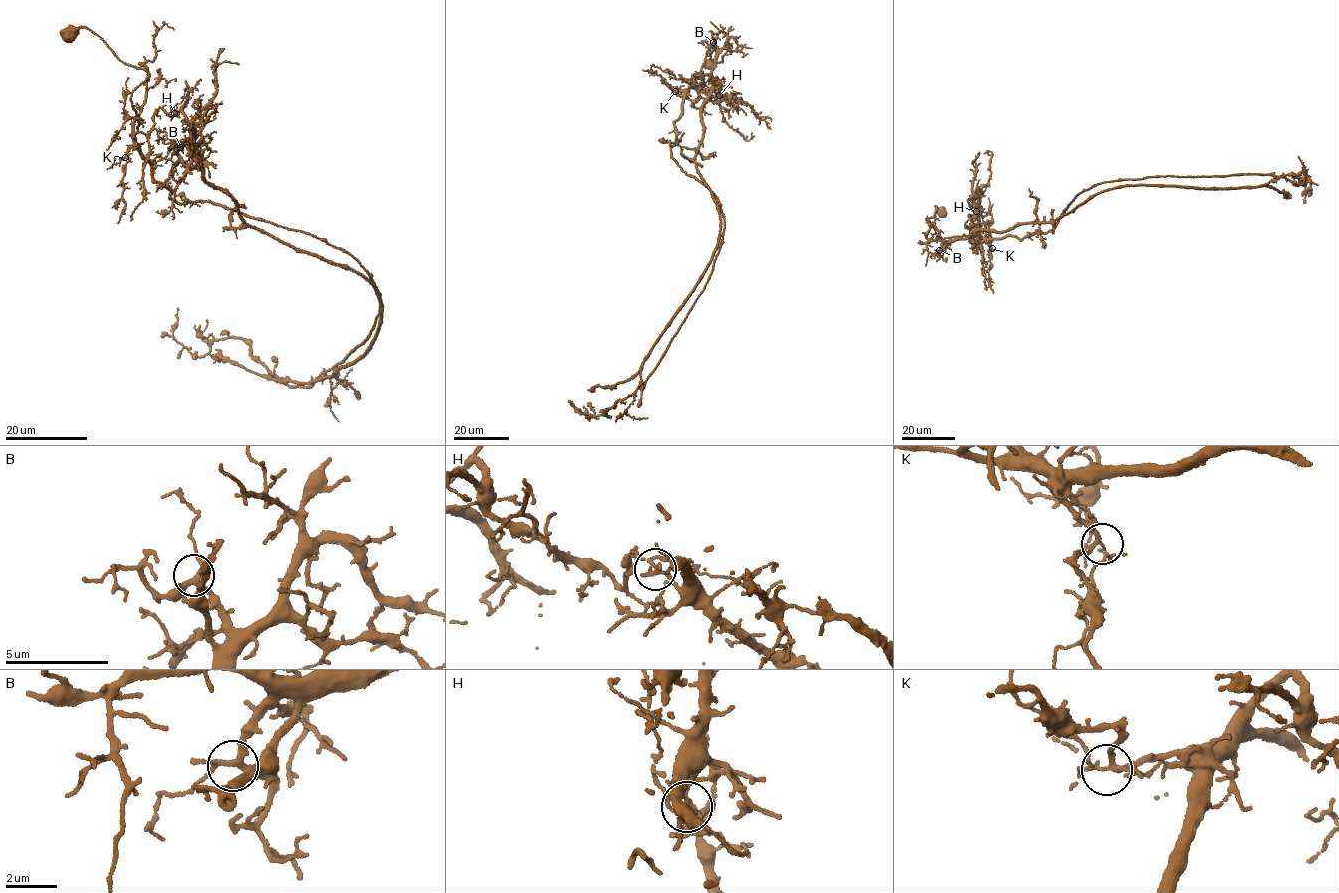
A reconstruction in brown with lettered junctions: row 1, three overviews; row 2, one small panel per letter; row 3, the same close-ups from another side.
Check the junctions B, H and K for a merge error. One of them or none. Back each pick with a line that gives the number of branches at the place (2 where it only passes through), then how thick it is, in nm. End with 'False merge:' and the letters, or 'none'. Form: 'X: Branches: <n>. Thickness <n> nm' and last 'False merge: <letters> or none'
H: Branches: 4. Thickness 150 nm
False merge: H

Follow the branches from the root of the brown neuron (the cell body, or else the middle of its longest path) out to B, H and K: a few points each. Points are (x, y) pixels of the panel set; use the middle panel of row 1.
B: (709, 65), (722, 62), (731, 46), (709, 49), (696, 83), (688, 83), (703, 85), (717, 50), (713, 42)
H: (709, 65), (722, 62), (721, 56), (731, 46), (709, 49), (695, 79), (700, 89), (715, 98), (719, 95)
K: (709, 65), (722, 62), (721, 56), (731, 46), (709, 49), (694, 81), (689, 87), (675, 91)

